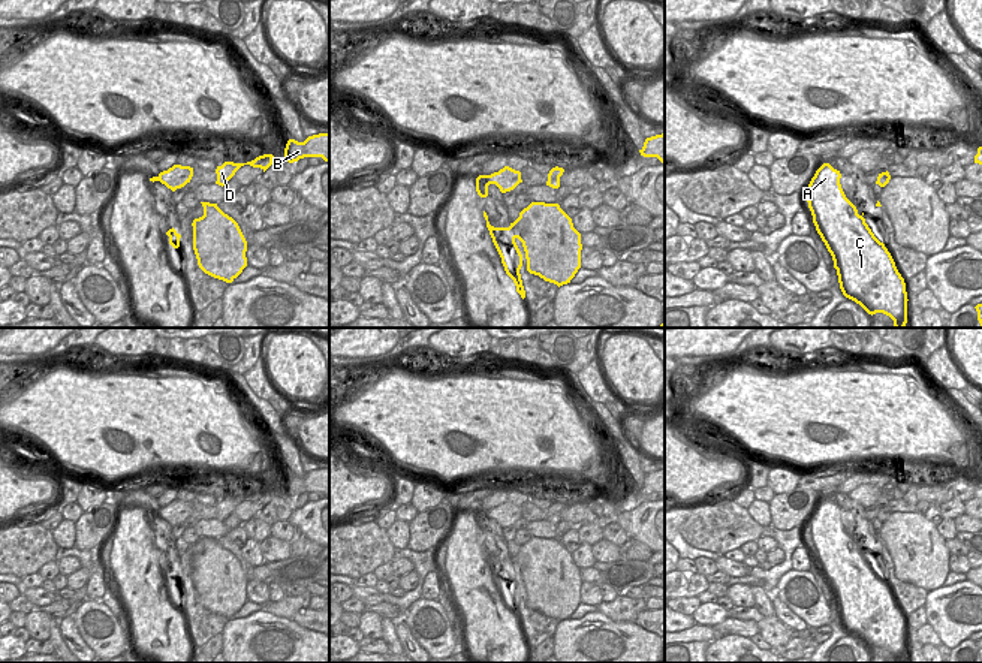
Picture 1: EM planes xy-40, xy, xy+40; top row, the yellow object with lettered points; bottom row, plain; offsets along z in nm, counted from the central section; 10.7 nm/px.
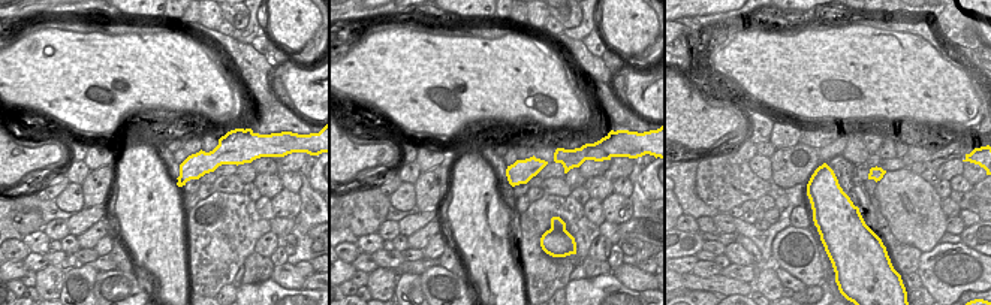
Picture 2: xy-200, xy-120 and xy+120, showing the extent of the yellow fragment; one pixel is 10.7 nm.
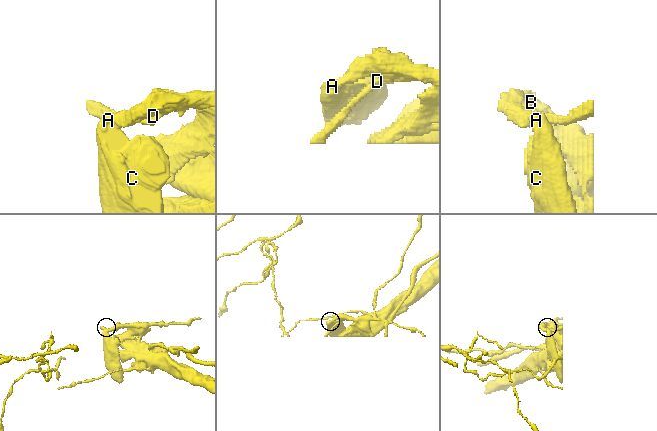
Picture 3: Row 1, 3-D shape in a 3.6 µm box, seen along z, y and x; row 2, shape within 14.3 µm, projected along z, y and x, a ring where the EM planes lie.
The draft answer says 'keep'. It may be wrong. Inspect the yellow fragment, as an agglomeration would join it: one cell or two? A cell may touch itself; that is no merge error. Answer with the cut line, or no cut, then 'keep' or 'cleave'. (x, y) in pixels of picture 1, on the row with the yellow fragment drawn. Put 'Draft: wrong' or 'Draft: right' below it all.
cut xy (490, 175), (490, 180), (496, 183); cleave
Draft: wrong

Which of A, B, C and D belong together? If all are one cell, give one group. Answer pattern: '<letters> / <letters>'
A C / B D

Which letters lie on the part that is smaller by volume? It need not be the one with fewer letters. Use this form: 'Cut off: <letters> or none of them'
Cut off: A, C

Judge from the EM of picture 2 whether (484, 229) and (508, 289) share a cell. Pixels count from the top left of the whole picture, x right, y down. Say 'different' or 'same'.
different

